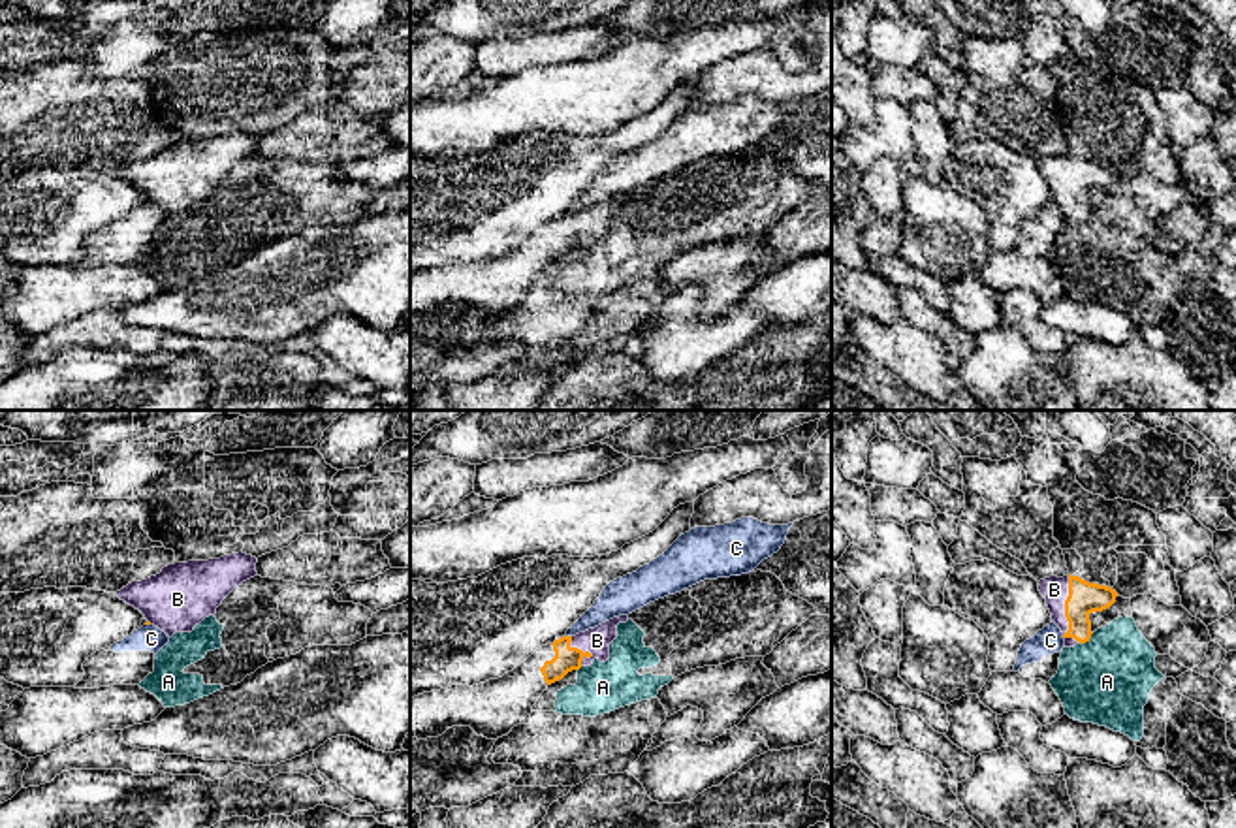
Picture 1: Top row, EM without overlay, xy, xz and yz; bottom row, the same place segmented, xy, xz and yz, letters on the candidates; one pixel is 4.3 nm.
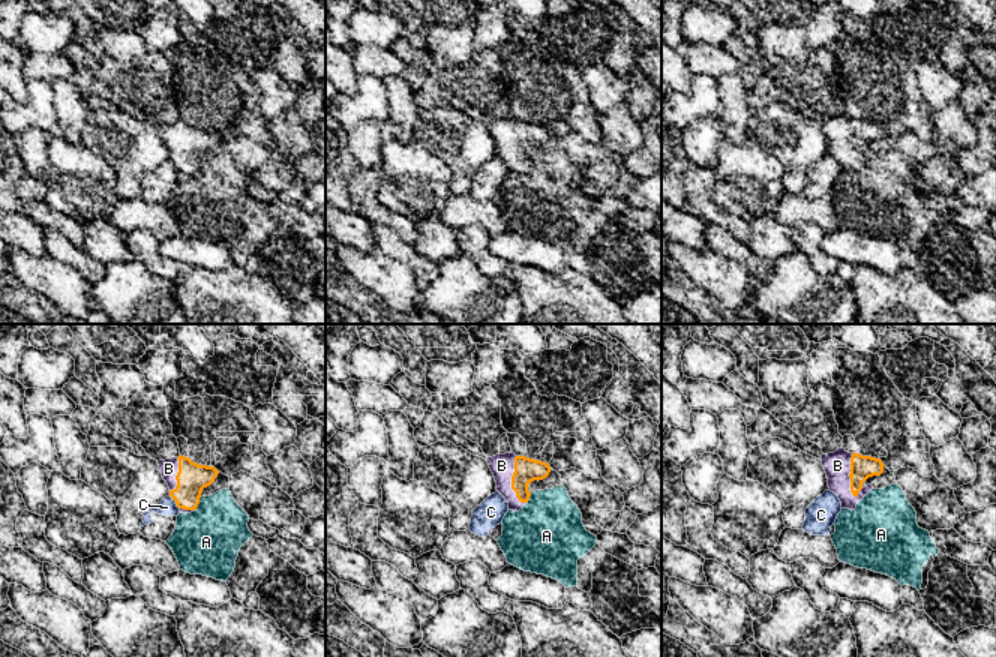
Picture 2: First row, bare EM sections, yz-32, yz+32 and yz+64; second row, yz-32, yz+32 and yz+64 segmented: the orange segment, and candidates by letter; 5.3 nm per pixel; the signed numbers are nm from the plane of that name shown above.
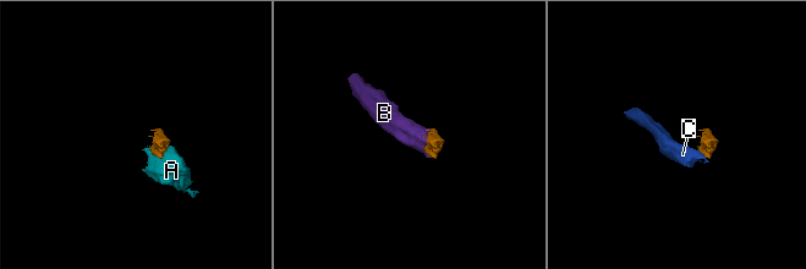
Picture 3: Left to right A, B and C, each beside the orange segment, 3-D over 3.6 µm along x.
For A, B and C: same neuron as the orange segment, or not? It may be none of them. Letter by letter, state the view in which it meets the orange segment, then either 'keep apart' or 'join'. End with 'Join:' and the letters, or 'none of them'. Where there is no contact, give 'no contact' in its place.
A: contact in yz; keep apart
B: contact in yz; join
C: contact in xz; keep apart
Join: B

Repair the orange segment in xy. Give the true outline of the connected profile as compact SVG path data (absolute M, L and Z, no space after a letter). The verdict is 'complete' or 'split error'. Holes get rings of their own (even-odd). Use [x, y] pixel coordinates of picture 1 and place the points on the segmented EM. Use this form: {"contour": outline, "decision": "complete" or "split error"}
{"contour": "M243 551L209 561L175 563L160 574L132 581L115 595L139 610L147 623L164 630L192 632L214 615L222 600L243 581L258 576L258 559Z", "decision": "split error"}

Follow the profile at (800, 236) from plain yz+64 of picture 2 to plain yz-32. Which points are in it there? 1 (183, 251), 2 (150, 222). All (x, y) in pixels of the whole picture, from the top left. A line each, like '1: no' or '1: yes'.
1: no
2: no

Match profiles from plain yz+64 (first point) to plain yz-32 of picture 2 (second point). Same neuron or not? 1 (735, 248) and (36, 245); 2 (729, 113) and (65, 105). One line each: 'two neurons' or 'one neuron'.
1: two neurons
2: one neuron

